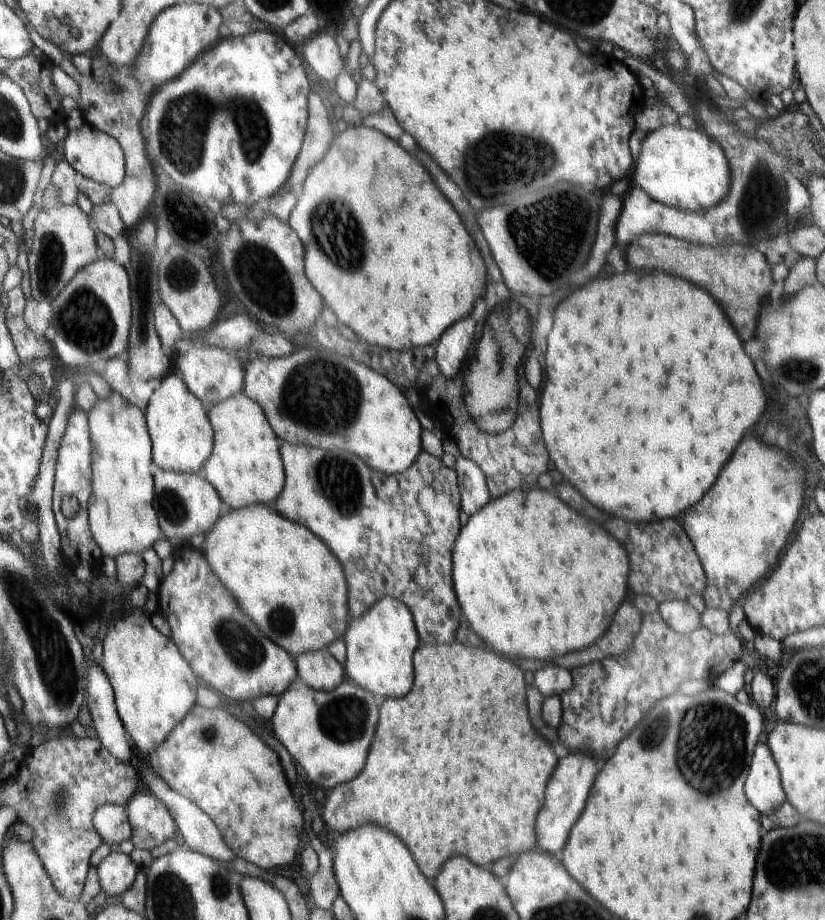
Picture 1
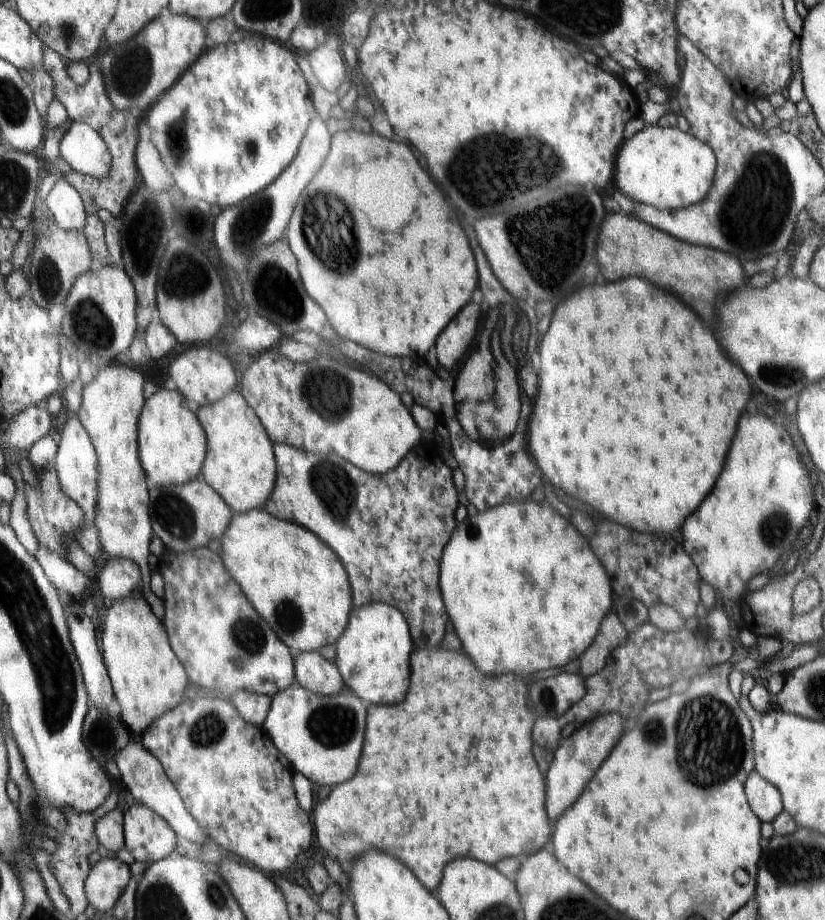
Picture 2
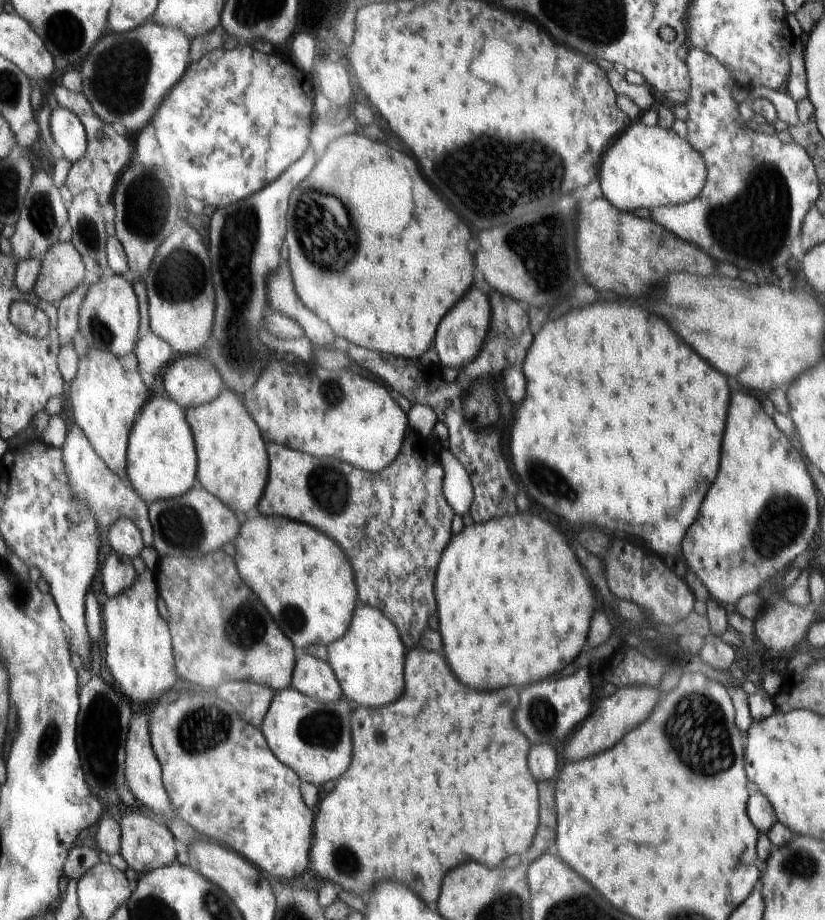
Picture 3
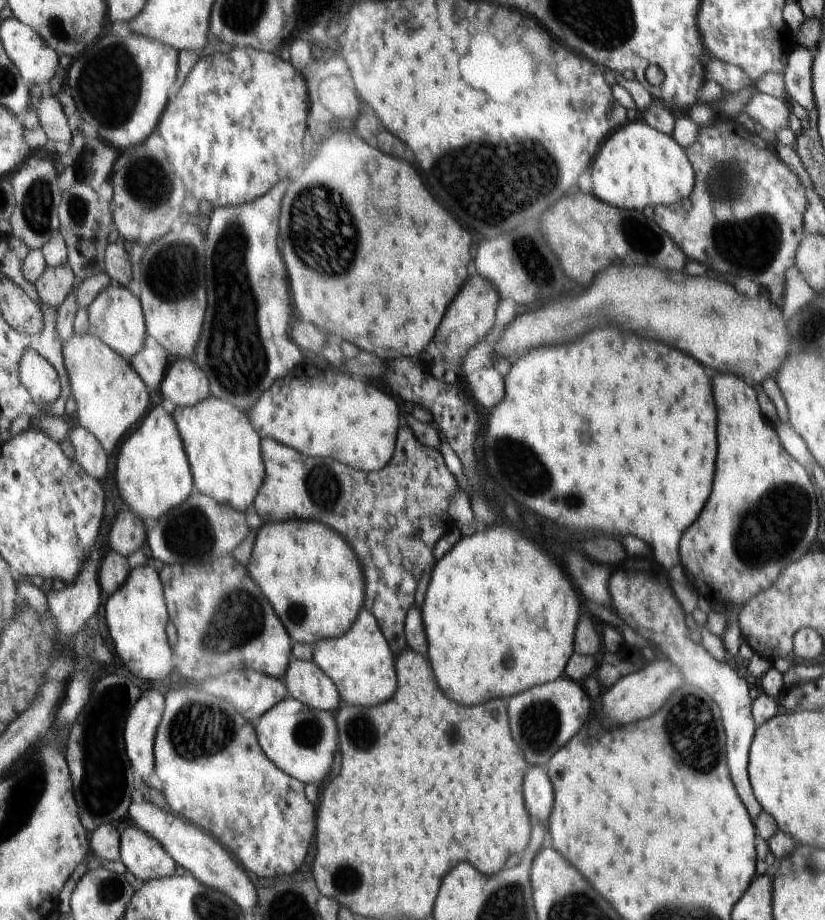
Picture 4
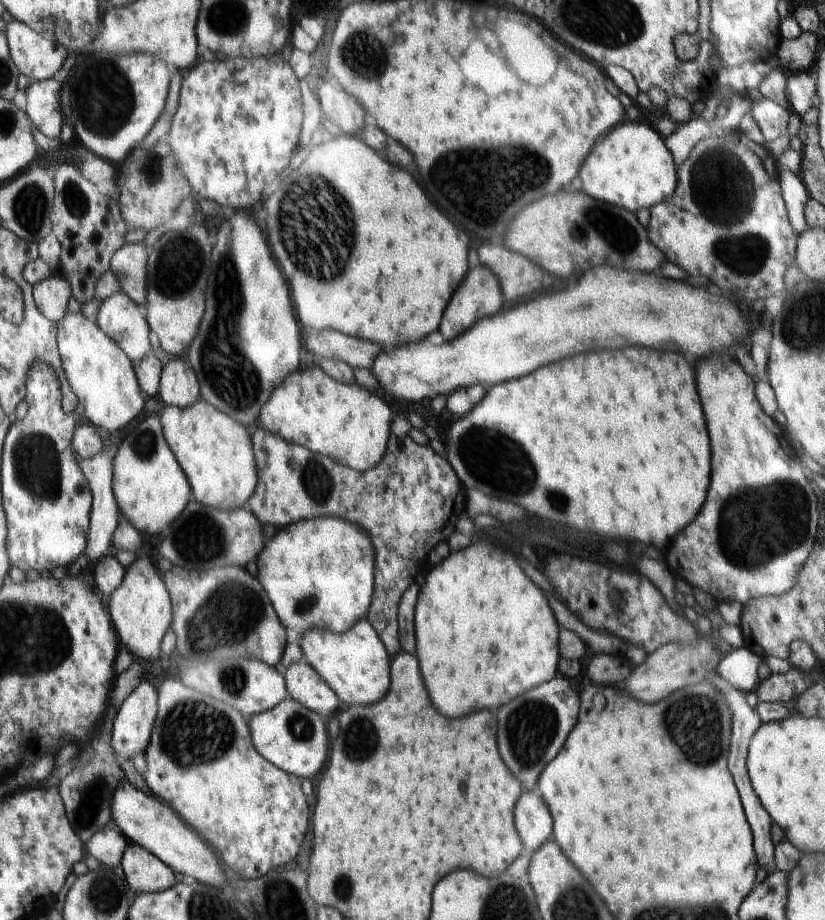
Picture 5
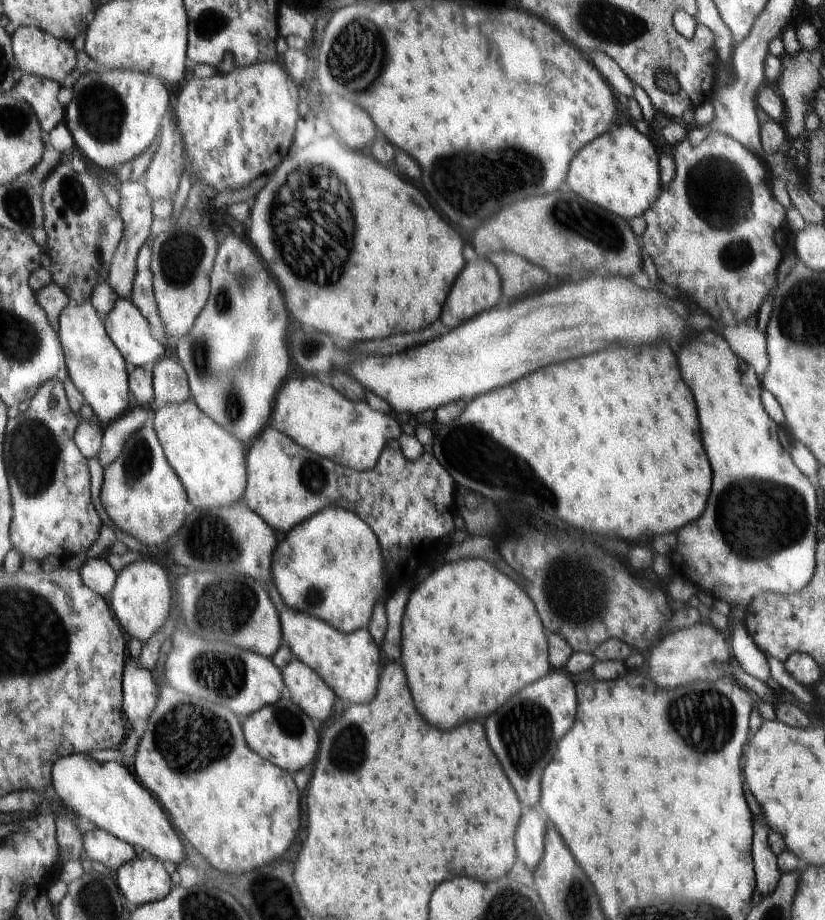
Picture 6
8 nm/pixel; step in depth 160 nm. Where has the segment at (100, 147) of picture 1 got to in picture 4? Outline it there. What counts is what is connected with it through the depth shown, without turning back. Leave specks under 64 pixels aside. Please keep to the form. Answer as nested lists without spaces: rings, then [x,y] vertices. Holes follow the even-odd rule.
[[[46,91],[43,97],[34,106],[40,126],[45,130],[50,144],[68,142],[72,138],[66,116],[62,114],[62,106],[56,96]]]

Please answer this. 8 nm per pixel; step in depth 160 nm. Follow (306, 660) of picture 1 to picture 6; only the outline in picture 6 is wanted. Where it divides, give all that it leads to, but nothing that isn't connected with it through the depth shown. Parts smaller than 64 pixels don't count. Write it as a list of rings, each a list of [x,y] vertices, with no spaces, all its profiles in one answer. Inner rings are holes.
[[[296,658],[283,667],[282,674],[292,702],[297,703],[310,718],[326,725],[336,700],[333,689],[317,671]]]

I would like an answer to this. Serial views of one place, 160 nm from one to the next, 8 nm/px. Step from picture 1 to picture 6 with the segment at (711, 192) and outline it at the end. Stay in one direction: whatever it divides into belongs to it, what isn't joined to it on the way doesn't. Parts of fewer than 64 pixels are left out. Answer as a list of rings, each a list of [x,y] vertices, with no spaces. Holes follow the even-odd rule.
[[[612,126],[608,131],[597,136],[576,154],[576,158],[570,162],[568,178],[566,178],[570,190],[584,197],[588,202],[609,210],[612,214],[630,221],[636,216],[643,216],[662,192],[660,180],[660,165],[658,154],[648,136],[640,133],[635,126]]]

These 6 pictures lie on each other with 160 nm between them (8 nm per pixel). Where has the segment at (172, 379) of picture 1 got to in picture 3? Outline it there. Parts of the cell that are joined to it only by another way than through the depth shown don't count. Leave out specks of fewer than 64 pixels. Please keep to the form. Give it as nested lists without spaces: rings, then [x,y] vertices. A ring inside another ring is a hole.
[[[152,397],[129,434],[128,474],[131,486],[145,500],[147,508],[155,502],[182,497],[193,488],[196,480],[197,454],[194,437],[185,415],[185,409],[170,398]]]

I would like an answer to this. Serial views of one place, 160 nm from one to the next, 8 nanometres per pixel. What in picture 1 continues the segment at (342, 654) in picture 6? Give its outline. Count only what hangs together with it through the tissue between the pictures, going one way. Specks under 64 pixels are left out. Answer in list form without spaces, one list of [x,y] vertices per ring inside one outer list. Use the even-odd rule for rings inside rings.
[[[384,597],[375,602],[361,617],[350,622],[349,629],[344,637],[346,644],[346,660],[344,666],[351,684],[361,686],[380,698],[402,698],[412,690],[414,682],[414,668],[412,668],[414,653],[422,644],[414,624],[414,619],[407,604],[401,600]]]

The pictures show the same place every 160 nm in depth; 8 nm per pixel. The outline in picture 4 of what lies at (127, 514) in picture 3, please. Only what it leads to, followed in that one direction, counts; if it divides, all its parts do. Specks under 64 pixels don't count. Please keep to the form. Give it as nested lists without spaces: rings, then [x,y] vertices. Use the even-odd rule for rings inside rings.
[[[82,425],[71,430],[69,440],[72,444],[72,456],[80,466],[97,481],[104,480],[106,475],[106,454],[102,450],[101,442]]]

